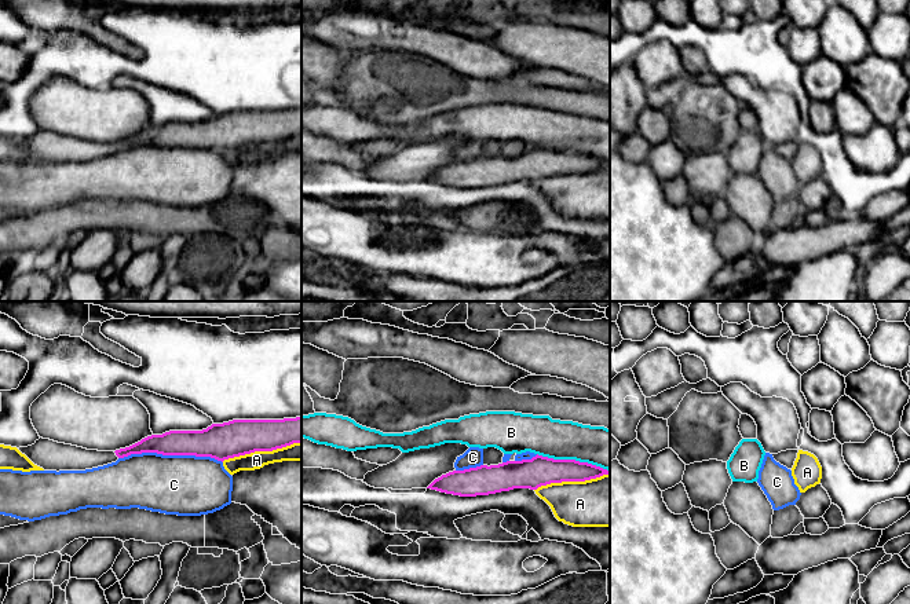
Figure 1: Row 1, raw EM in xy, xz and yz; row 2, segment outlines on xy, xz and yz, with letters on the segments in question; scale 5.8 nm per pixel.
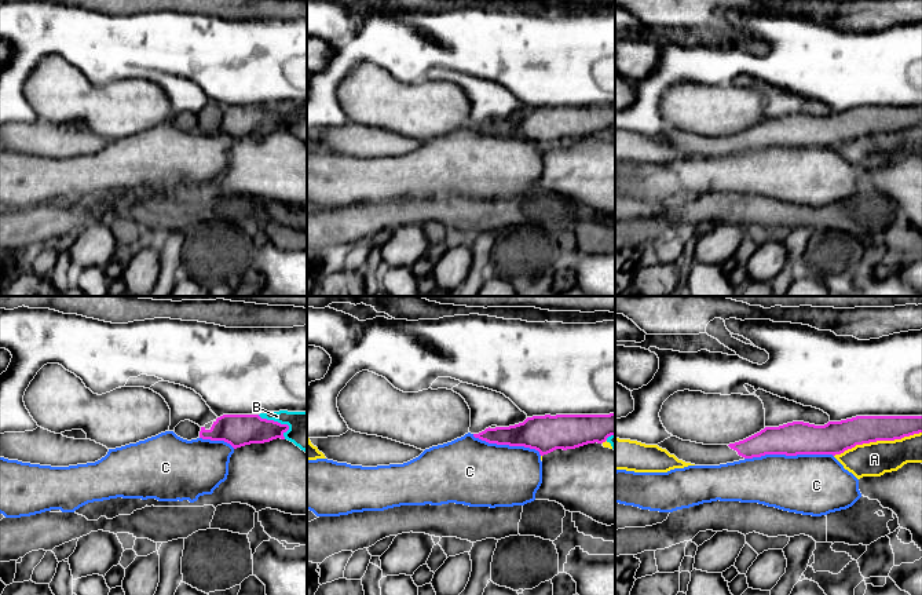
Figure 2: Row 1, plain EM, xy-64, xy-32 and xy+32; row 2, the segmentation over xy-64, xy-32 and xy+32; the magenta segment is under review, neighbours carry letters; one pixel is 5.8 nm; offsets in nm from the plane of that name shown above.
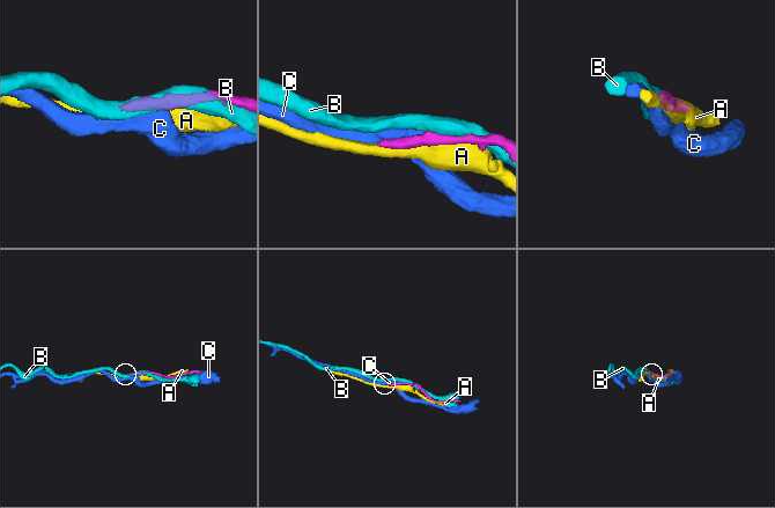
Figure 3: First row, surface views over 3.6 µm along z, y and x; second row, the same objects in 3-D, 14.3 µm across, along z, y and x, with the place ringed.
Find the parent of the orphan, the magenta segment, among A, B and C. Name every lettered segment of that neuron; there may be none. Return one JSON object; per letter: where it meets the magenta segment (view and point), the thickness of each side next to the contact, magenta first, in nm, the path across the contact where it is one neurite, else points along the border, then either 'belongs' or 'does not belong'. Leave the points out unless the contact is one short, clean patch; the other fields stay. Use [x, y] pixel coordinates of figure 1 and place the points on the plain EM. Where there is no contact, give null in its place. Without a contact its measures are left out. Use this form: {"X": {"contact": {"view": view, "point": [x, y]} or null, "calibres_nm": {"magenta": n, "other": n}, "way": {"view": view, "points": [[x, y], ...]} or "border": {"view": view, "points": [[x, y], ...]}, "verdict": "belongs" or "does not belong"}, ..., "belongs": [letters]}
{"A": {"contact": {"view": "xy", "point": [260, 142]}, "calibres_nm": {"magenta": 220, "other": 110}, "verdict": "does not belong"}, "B": {"contact": {"view": "xz", "point": [573, 152]}, "calibres_nm": {"magenta": 180, "other": 240}, "verdict": "does not belong"}, "C": {"contact": {"view": "xy", "point": [171, 146]}, "calibres_nm": {"magenta": 170, "other": 360}, "verdict": "does not belong"}, "belongs": []}

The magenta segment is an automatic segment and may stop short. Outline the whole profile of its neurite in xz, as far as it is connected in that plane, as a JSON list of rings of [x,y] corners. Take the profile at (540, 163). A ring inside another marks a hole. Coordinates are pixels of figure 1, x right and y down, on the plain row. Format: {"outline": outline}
{"outline": [[[537,146],[531,151],[453,162],[435,171],[427,180],[460,188],[476,188],[514,180],[537,182],[551,175],[585,173],[603,166],[610,166],[610,162],[588,154],[553,151]]]}

